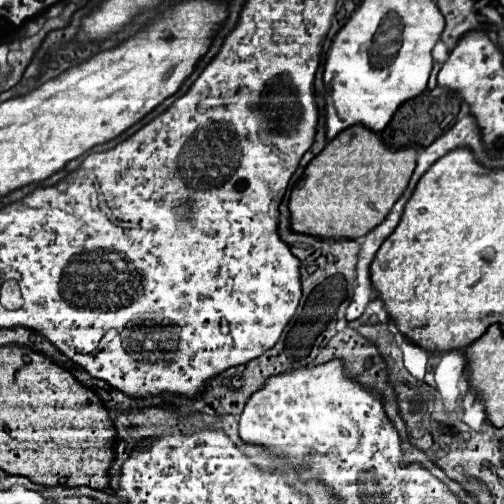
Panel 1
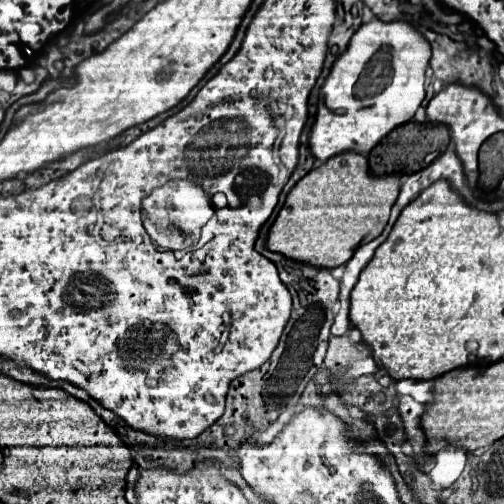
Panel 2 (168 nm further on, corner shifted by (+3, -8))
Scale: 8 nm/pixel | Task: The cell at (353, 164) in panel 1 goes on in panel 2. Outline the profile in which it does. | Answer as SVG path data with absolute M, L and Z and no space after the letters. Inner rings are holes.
M344 152L308 172L288 194L286 206L272 224L266 248L290 260L336 268L346 264L354 250L378 238L388 224L390 208L400 192L398 176L370 176L366 156Z

